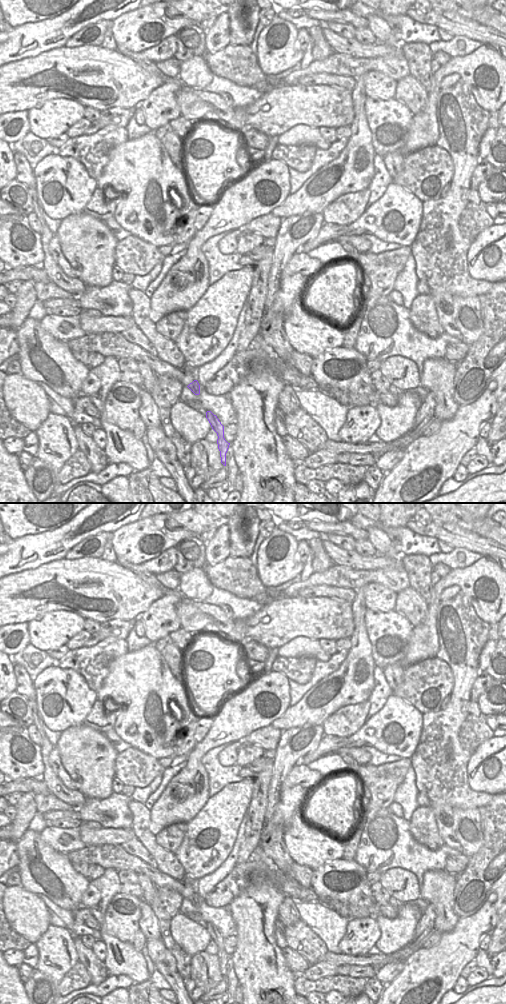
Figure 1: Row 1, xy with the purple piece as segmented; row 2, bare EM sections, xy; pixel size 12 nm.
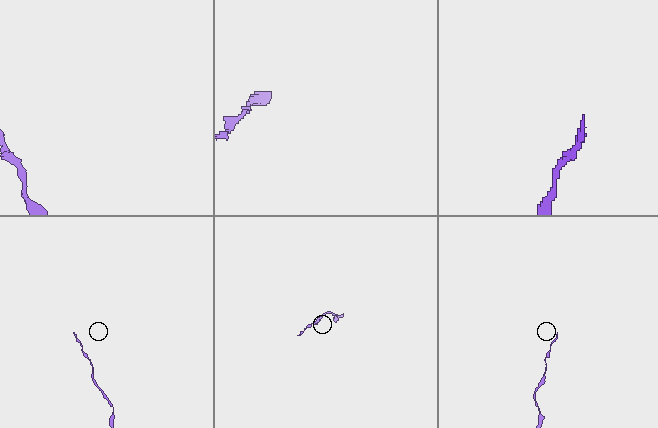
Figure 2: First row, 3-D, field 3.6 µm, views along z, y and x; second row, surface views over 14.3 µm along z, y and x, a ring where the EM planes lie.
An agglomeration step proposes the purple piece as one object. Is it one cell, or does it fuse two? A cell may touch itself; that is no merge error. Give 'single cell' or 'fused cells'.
single cell

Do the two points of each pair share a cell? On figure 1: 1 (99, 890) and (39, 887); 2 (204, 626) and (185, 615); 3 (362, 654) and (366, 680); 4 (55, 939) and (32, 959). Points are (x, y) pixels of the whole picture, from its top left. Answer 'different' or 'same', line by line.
1: different
2: same
3: same
4: different

